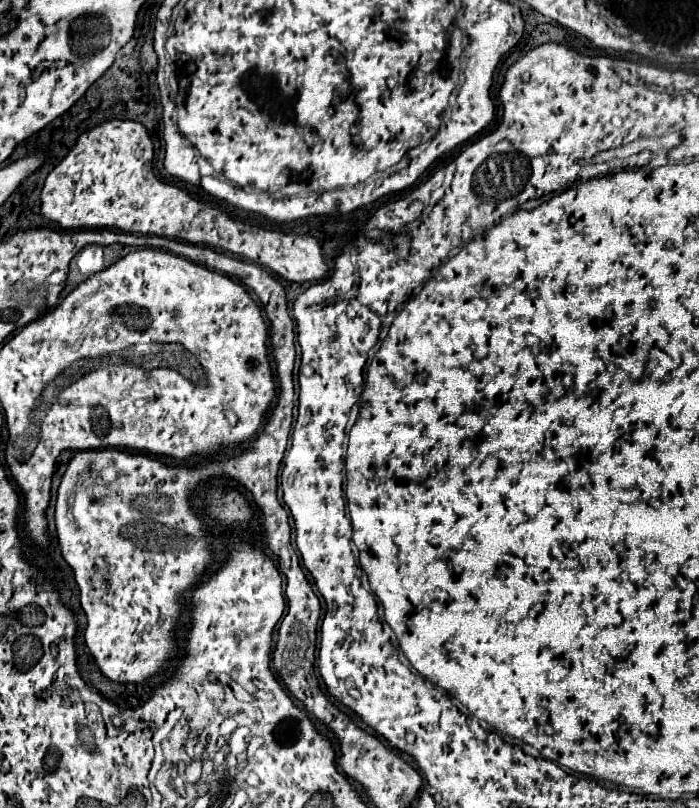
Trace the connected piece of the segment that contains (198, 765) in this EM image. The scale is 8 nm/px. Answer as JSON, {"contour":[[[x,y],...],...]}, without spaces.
{"contour":[[[195,758],[187,766],[185,771],[186,784],[196,785],[201,779],[202,759]]]}

